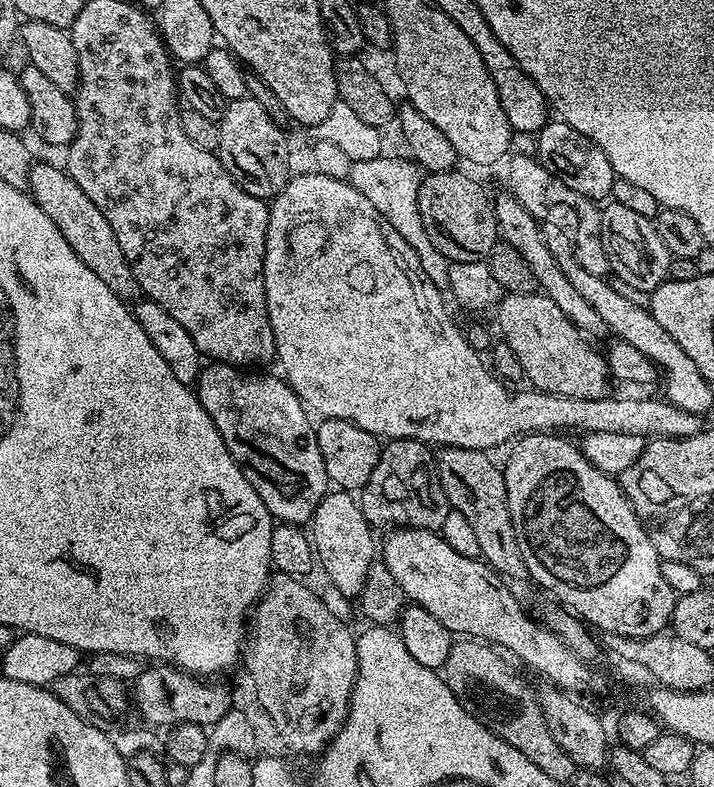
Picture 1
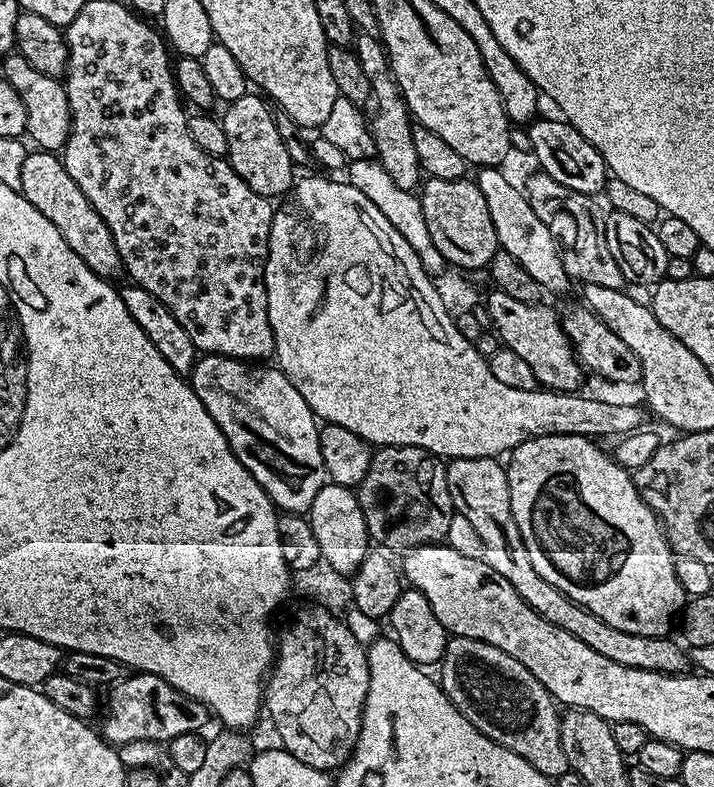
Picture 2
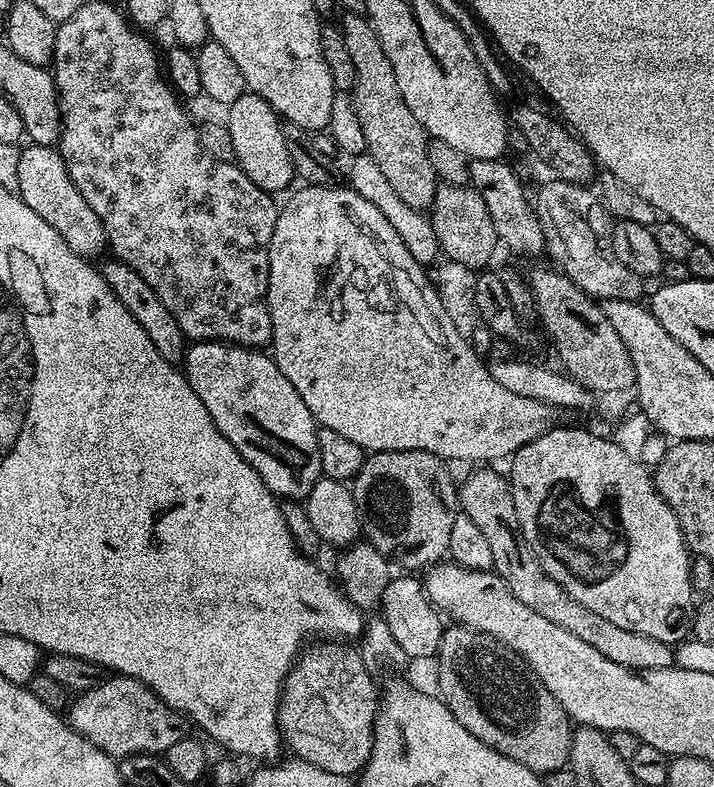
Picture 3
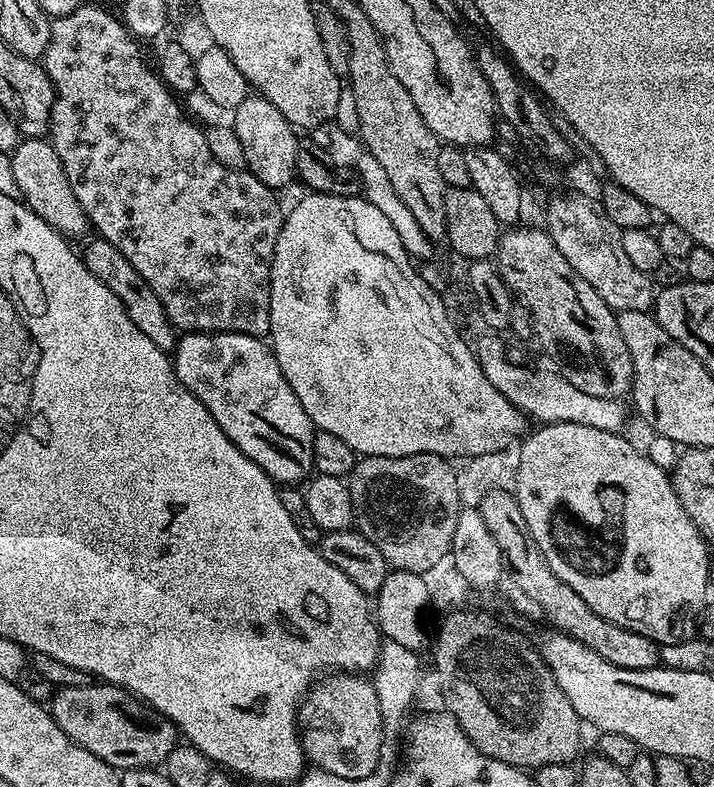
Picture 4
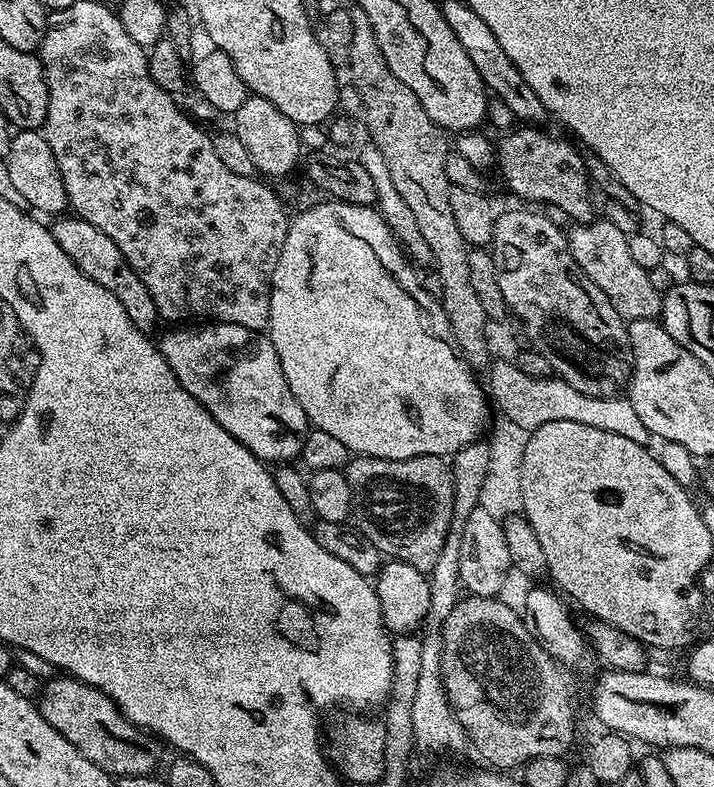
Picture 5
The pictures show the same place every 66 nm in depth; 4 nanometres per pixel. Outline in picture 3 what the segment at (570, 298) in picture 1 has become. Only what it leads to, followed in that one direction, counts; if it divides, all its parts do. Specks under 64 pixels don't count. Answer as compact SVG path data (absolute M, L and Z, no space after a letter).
M478 159L469 161L470 182L473 188L480 193L483 202L487 206L490 218L494 221L497 241L518 253L530 256L544 252L544 231L540 220L536 216L531 199L516 176L515 172L503 159Z

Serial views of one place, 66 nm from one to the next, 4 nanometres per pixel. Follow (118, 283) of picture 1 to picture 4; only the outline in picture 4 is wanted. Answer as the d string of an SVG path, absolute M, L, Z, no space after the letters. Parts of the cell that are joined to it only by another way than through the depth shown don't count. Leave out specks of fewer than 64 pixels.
M24 138L10 155L18 190L31 212L65 238L87 237L90 232L88 215L82 210L82 202L74 198L74 190L70 190L66 170L52 143L44 138Z

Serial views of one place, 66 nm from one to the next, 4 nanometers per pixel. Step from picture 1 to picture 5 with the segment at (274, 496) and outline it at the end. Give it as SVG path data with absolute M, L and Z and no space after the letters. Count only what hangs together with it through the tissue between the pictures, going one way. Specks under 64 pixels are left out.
M200 322L197 323L197 325L197 328L188 328L192 326L173 327L176 328L173 332L166 333L161 340L158 340L160 353L166 358L170 370L174 370L178 382L213 418L215 418L218 422L218 426L222 426L231 436L238 438L238 442L242 442L242 446L246 446L246 450L250 450L254 453L259 460L271 462L276 466L283 465L285 462L295 461L300 455L300 451L304 445L304 437L308 435L310 425L308 423L308 416L302 410L302 406L298 406L298 398L294 398L294 394L290 394L290 386L286 382L286 374L282 374L282 362L278 362L278 354L274 350L272 339L264 332L255 332L246 326L238 326L237 324Z

